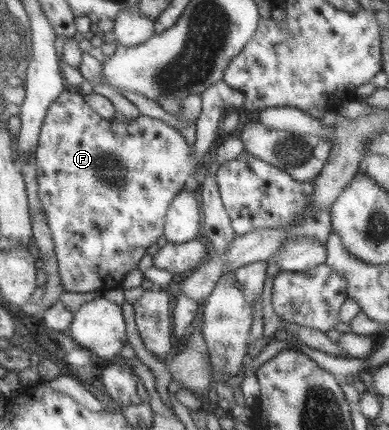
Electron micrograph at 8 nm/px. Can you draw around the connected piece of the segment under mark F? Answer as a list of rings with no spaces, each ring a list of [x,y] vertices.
[[[220,80],[212,84],[203,91],[201,95],[201,111],[195,118],[195,141],[193,146],[188,147],[185,143],[184,137],[175,128],[170,127],[160,119],[150,118],[144,115],[138,115],[138,118],[126,119],[126,122],[119,122],[116,119],[107,121],[105,118],[100,118],[96,111],[92,110],[91,106],[88,106],[86,99],[78,92],[65,91],[61,93],[54,103],[48,109],[48,112],[43,120],[43,126],[40,129],[40,142],[39,147],[36,150],[36,158],[38,163],[38,180],[40,183],[40,202],[42,205],[45,219],[52,233],[52,240],[54,243],[54,254],[57,260],[58,272],[60,280],[65,292],[90,292],[95,294],[98,290],[110,291],[113,289],[121,289],[121,282],[128,272],[137,268],[139,260],[147,253],[147,248],[156,242],[156,238],[163,235],[163,224],[165,221],[165,212],[168,210],[168,205],[177,192],[182,191],[182,186],[189,180],[191,171],[194,170],[192,166],[202,162],[202,157],[212,140],[216,138],[214,132],[218,128],[220,123],[220,112],[225,106],[242,106],[244,103],[244,96],[233,88],[230,88],[224,81]]]

